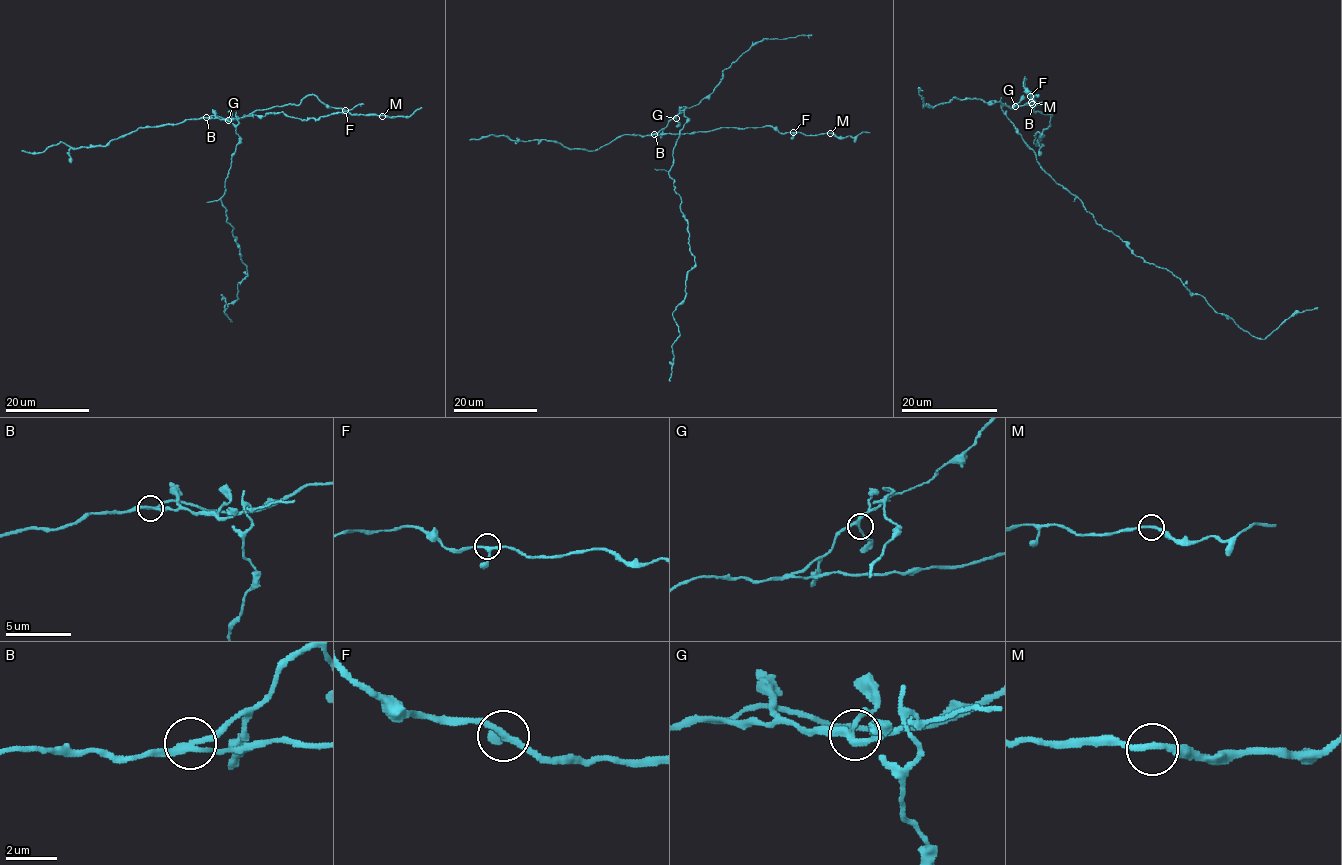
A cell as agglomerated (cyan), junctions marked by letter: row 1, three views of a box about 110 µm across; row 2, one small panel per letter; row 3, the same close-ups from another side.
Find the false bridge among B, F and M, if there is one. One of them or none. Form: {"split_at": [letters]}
{"split_at": ["B"]}

